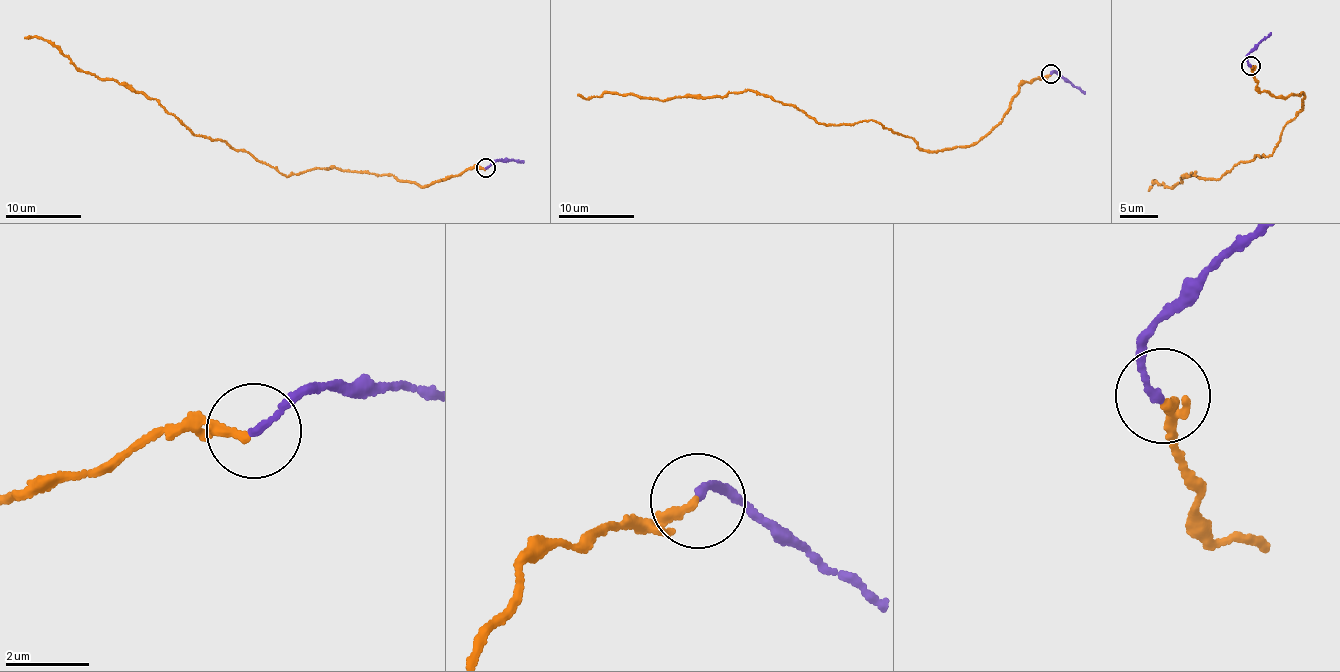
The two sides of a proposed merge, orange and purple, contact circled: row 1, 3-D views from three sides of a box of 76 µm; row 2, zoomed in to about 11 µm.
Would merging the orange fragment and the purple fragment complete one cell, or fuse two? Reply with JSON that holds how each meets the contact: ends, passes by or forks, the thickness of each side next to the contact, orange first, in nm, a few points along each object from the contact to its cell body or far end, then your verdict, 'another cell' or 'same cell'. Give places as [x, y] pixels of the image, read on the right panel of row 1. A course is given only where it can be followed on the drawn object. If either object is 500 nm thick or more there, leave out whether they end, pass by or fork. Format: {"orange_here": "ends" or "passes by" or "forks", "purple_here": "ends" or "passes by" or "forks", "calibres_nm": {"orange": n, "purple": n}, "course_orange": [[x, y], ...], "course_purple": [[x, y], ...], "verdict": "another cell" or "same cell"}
{"orange_here": "ends", "purple_here": "ends", "calibres_nm": {"orange": 220, "purple": 170}, "course_orange": [[1250, 66], [1260, 91], [1303, 92], [1270, 154], [1216, 179], [1194, 173], [1172, 189], [1153, 182], [1147, 190]], "course_purple": [[1250, 65], [1249, 53], [1271, 32]], "verdict": "same cell"}

